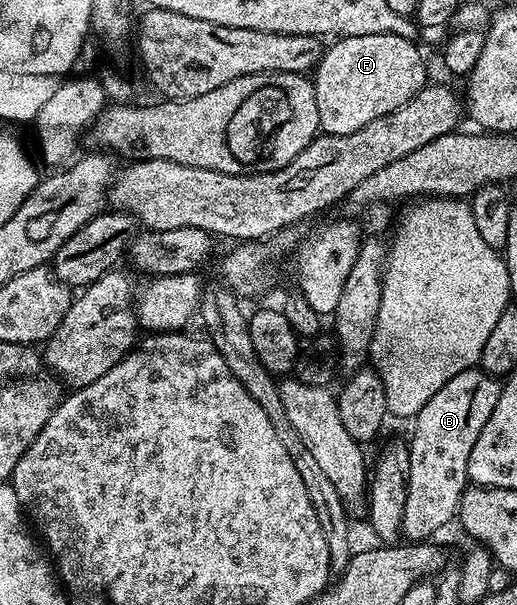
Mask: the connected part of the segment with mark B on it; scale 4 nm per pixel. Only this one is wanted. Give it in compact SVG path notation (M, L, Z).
M479 367L467 368L462 374L450 378L426 406L411 421L412 440L408 444L410 450L410 490L406 490L406 511L402 514L403 535L412 542L428 542L439 528L447 526L451 520L457 519L462 502L462 494L469 487L468 467L470 466L470 450L474 450L474 442L478 442L478 434L482 434L482 426L486 426L490 414L494 414L494 406L498 406L501 381L489 376Z

